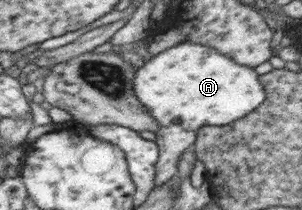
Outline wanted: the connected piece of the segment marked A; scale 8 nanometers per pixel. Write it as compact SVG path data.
M187 41L151 56L133 75L132 85L133 94L159 124L154 142L160 147L160 158L153 186L166 183L177 173L179 155L193 144L201 126L230 125L233 119L236 122L262 105L267 97L251 67L238 64L215 48Z

